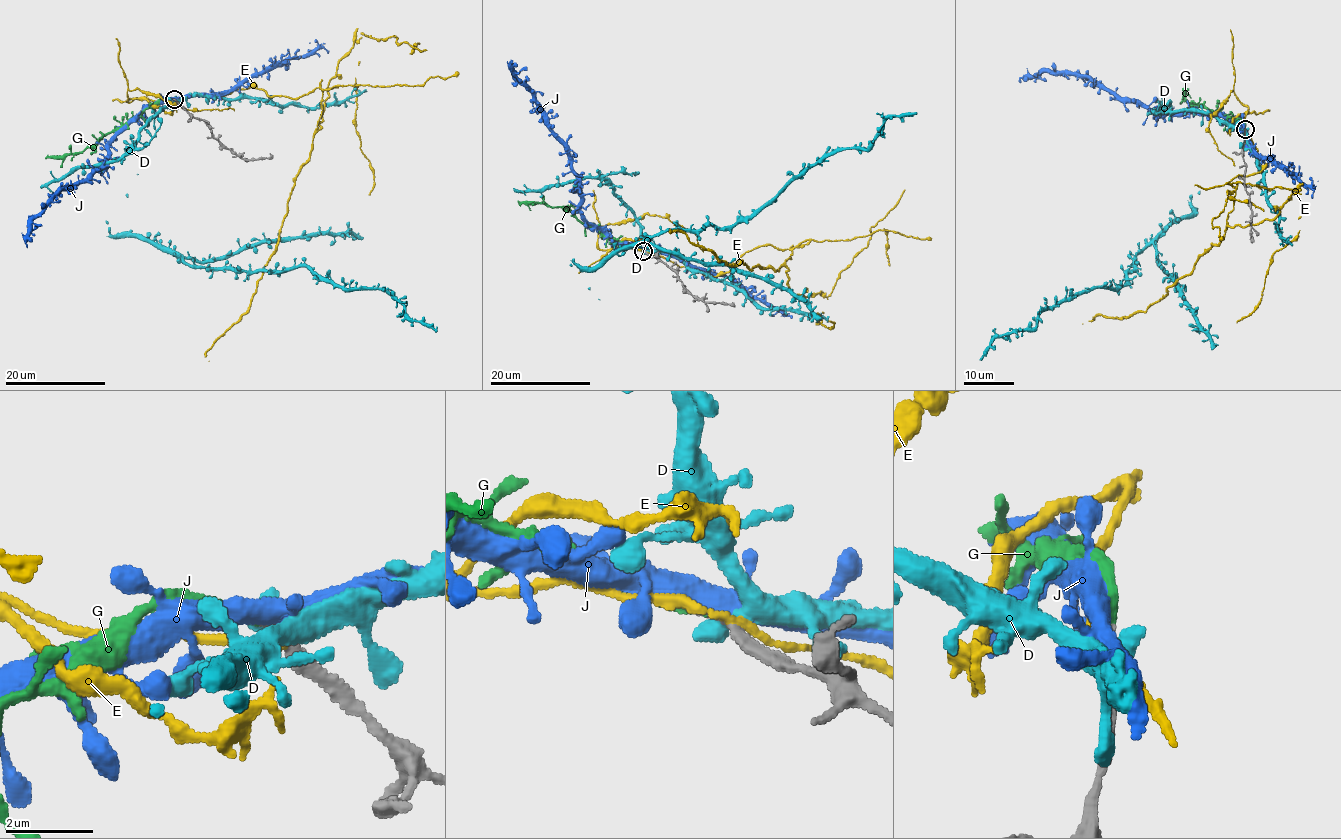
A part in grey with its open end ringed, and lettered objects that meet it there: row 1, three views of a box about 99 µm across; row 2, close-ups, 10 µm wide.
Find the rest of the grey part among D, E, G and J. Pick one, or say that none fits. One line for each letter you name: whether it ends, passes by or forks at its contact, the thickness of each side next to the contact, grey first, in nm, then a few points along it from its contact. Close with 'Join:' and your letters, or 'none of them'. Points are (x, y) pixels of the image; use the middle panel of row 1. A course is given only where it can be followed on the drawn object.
G: it ends | 180/190 nm
Join: G

